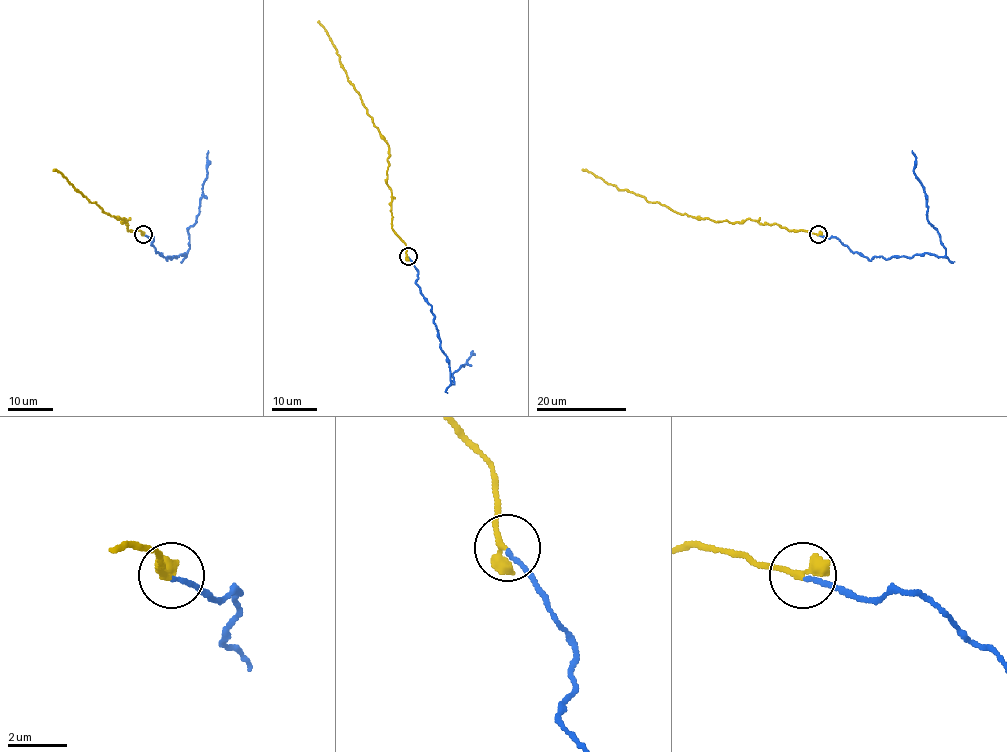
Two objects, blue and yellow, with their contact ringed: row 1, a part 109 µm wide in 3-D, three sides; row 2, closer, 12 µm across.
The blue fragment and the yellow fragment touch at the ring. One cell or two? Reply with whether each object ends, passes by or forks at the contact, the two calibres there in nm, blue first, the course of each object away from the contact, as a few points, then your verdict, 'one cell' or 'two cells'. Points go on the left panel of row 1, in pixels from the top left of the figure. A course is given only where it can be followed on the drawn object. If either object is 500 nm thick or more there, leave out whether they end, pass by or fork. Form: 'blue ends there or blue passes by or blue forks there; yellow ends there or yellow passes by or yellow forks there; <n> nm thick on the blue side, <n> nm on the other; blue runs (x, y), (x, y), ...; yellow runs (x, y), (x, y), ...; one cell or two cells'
blue ends there; yellow passes by; 140 nm thick on the blue side, 300 nm on the other; blue runs (143, 235), (153, 237), (152, 245), (166, 261), (187, 256), (208, 150); yellow runs (143, 235), (127, 229), (126, 219), (122, 222), (124, 218), (106, 213), (95, 202), (90, 202), (54, 169); one cell

